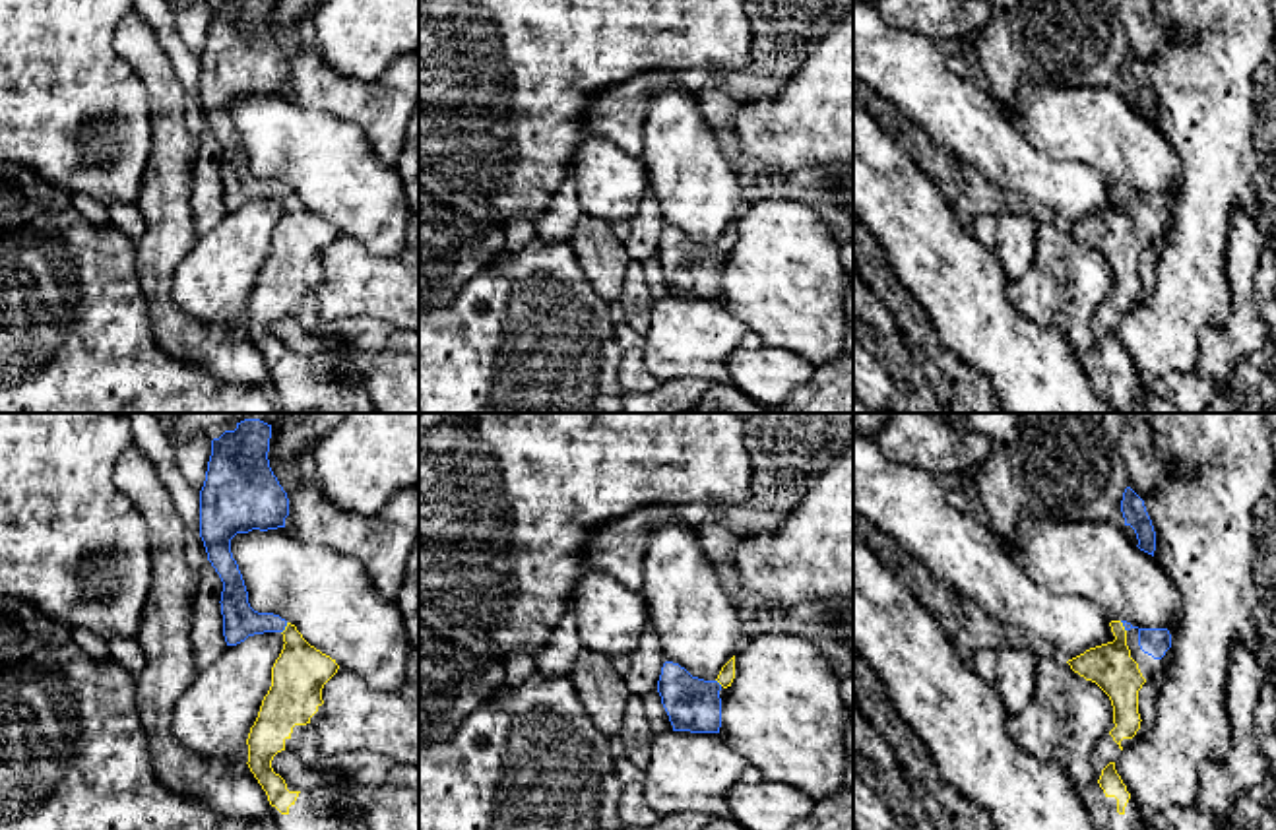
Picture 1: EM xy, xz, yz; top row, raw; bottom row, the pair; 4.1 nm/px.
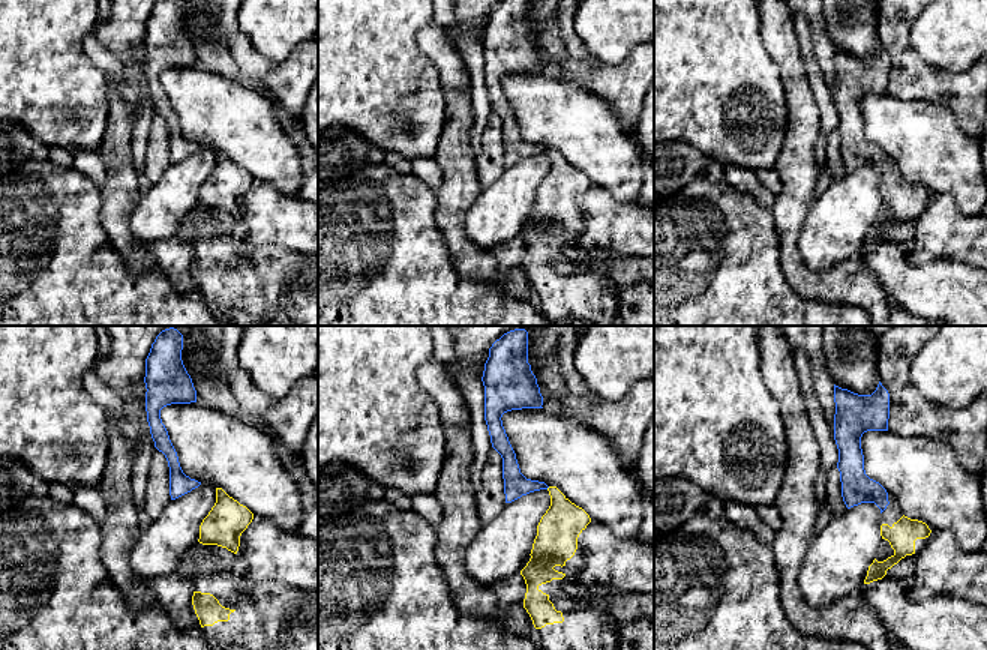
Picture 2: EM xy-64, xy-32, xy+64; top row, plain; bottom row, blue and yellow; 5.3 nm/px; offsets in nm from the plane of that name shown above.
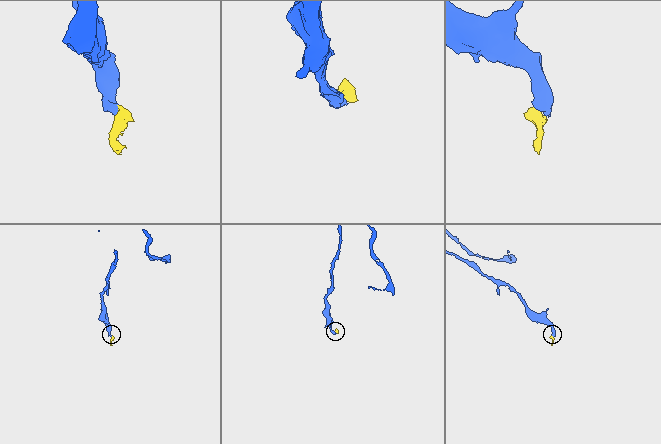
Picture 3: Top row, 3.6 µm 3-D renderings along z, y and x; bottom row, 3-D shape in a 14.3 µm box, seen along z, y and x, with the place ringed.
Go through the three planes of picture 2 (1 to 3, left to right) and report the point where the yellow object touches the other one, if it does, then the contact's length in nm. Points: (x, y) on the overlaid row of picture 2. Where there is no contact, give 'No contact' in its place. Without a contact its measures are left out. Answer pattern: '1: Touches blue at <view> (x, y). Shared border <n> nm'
1: No contact
2: No contact
3: No contact

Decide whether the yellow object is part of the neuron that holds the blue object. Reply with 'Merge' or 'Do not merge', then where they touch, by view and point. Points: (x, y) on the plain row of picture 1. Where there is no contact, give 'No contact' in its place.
Merge. Touches blue at xy (284, 194)

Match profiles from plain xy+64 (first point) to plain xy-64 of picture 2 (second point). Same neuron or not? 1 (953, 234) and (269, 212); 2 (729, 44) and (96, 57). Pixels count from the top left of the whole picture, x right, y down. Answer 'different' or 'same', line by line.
1: same
2: different

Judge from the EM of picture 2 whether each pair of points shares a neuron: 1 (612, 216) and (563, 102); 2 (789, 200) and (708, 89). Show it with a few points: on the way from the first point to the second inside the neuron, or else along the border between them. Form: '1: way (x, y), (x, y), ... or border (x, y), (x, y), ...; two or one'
1: border (591, 182), (603, 186), (620, 200), (632, 200); two
2: border (785, 135), (773, 168); two

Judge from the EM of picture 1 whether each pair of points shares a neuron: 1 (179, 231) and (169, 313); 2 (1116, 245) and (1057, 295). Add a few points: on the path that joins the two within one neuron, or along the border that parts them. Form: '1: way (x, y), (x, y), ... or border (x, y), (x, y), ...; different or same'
1: way (159, 251), (159, 293); same
2: border (1067, 227), (1108, 262), (1114, 287); different

